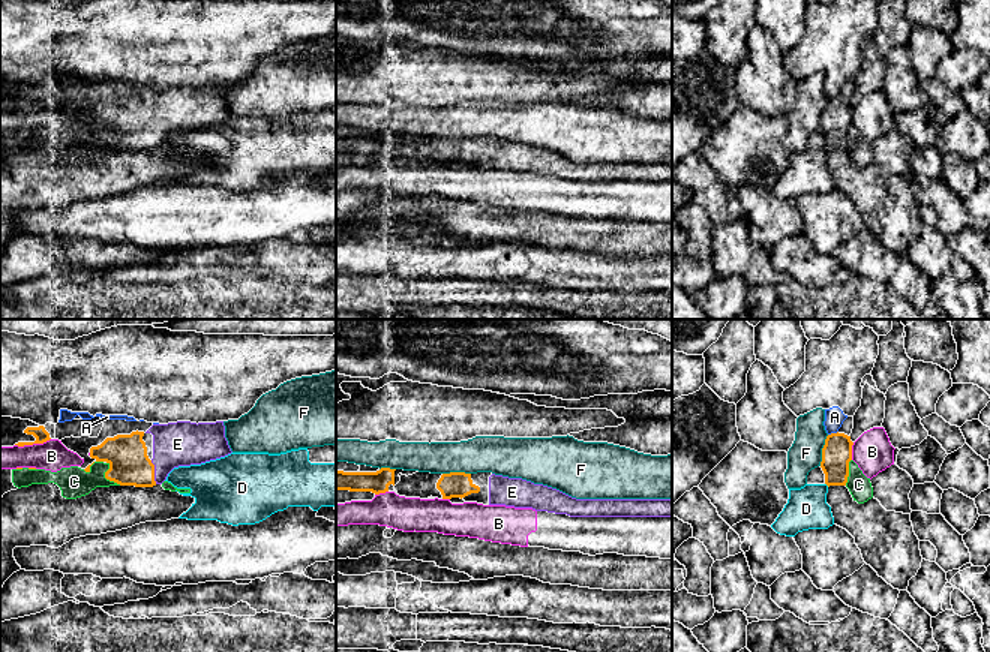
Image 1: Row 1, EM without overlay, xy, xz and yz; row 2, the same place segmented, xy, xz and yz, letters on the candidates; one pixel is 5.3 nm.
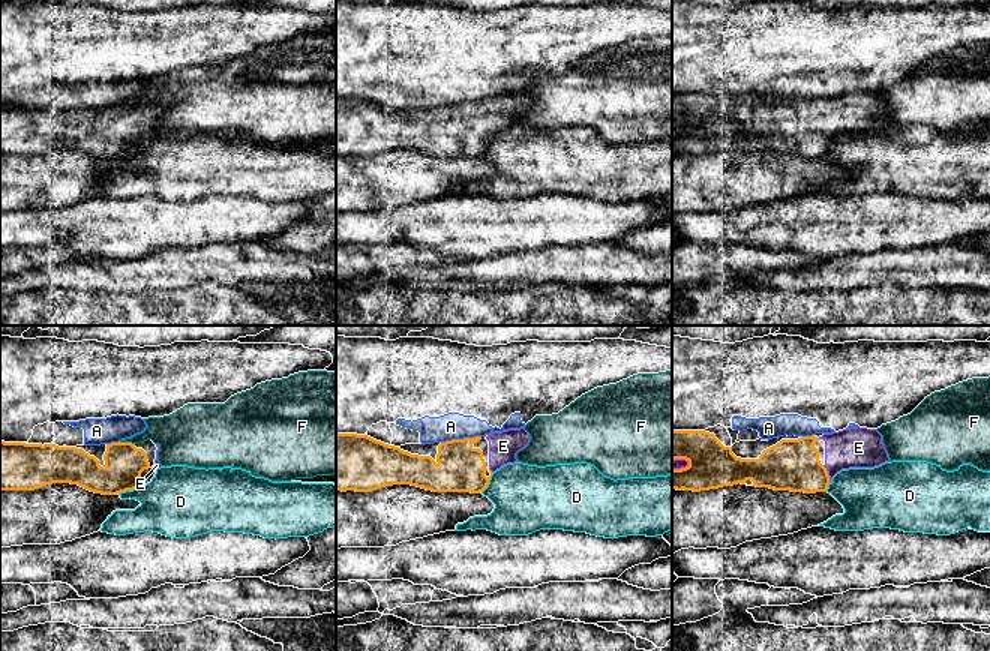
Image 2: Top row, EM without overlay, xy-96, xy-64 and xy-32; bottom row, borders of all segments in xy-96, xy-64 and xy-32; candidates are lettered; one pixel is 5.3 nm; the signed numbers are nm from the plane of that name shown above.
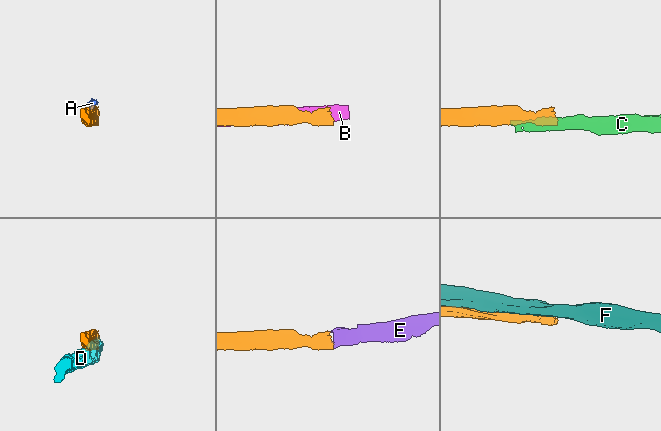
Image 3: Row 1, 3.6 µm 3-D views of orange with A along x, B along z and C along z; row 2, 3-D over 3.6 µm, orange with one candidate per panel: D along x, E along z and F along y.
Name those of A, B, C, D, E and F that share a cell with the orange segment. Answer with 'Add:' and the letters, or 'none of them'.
Add: E

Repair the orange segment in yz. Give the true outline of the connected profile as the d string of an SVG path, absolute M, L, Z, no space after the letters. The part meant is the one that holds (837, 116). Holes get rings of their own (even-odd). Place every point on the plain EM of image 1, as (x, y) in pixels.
M848 81L837 97L831 97L825 103L822 112L820 132L825 138L825 148L846 150L849 141L849 126L852 124L850 97L854 93L854 81Z

